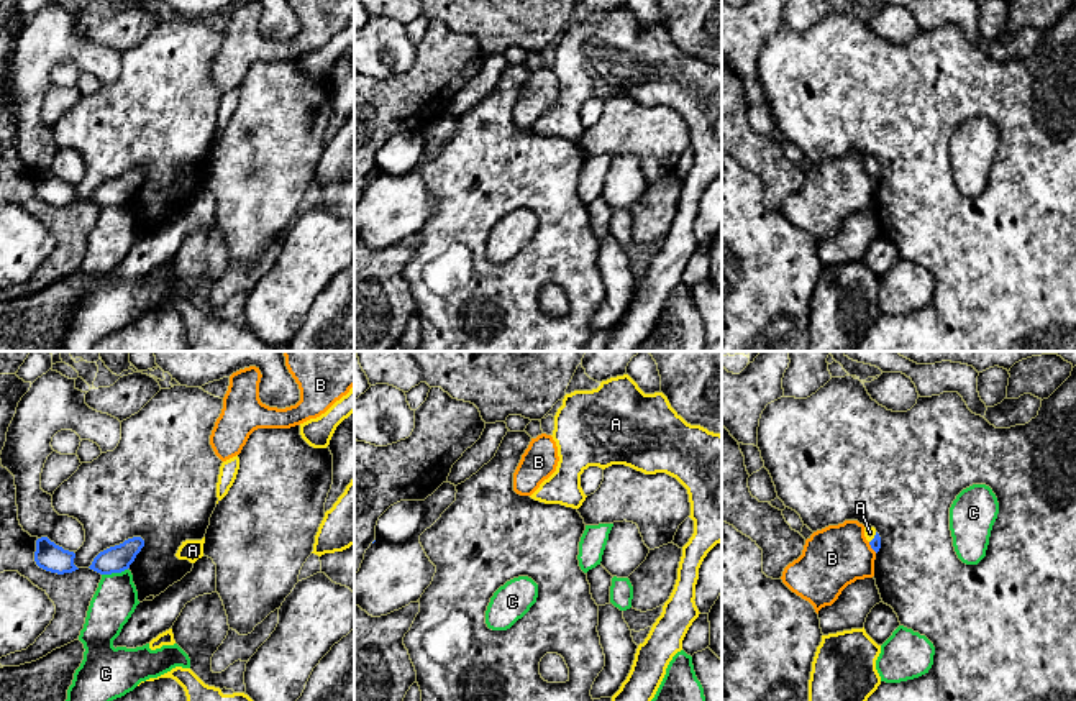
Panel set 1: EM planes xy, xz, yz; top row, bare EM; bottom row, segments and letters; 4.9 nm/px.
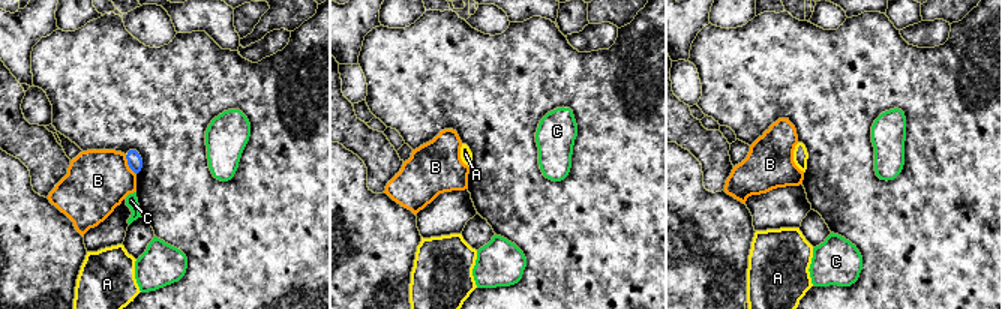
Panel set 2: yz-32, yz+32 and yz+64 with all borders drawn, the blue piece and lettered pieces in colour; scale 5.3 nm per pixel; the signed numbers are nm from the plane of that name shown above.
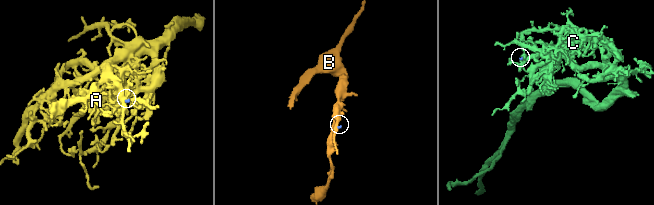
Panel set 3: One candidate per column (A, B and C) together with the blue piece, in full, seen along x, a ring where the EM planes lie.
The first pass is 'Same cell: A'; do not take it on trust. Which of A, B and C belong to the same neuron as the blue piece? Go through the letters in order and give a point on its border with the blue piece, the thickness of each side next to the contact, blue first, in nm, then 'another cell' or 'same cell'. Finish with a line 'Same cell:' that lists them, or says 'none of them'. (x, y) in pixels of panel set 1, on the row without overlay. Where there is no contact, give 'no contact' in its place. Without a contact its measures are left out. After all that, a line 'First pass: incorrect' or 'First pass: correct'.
A: yz (875, 169) | 50/60 nm | same cell
B: yz (871, 179) | 50/300 nm | another cell
C: xy (113, 204) | 130/220 nm | another cell
Same cell: A
First pass: correct

